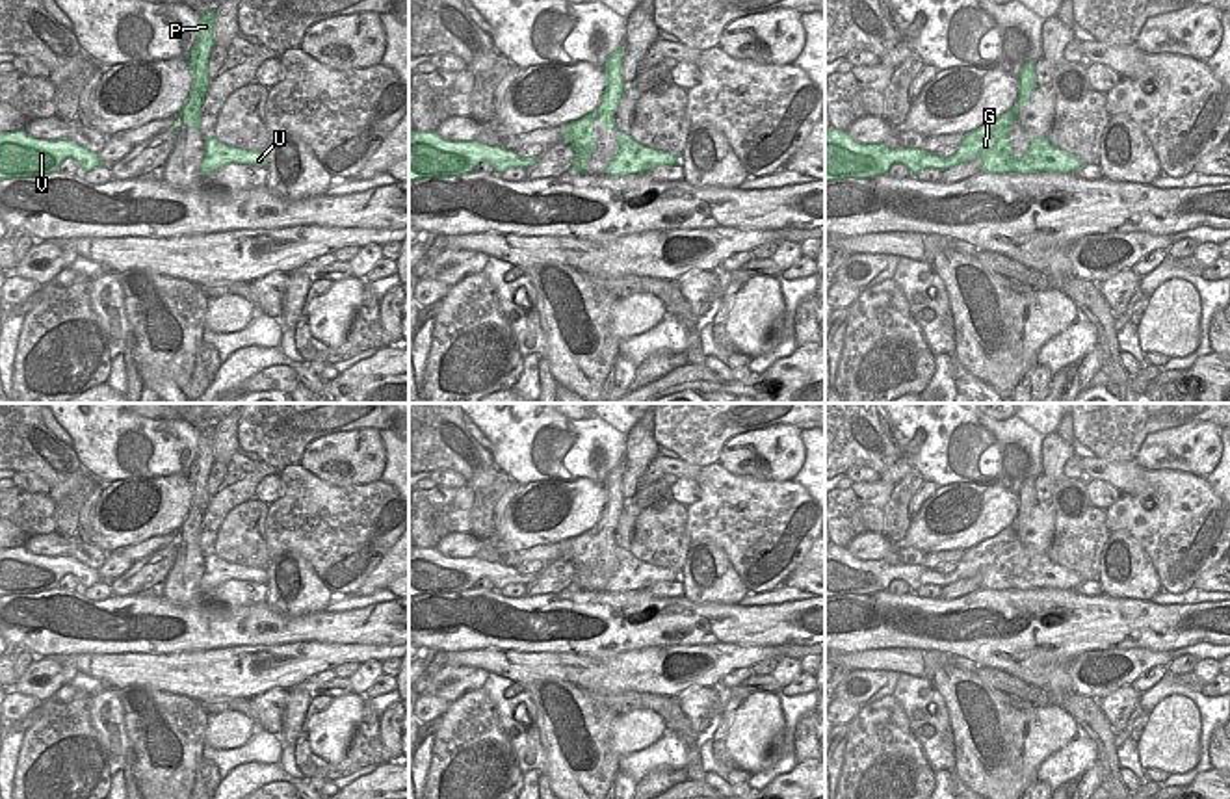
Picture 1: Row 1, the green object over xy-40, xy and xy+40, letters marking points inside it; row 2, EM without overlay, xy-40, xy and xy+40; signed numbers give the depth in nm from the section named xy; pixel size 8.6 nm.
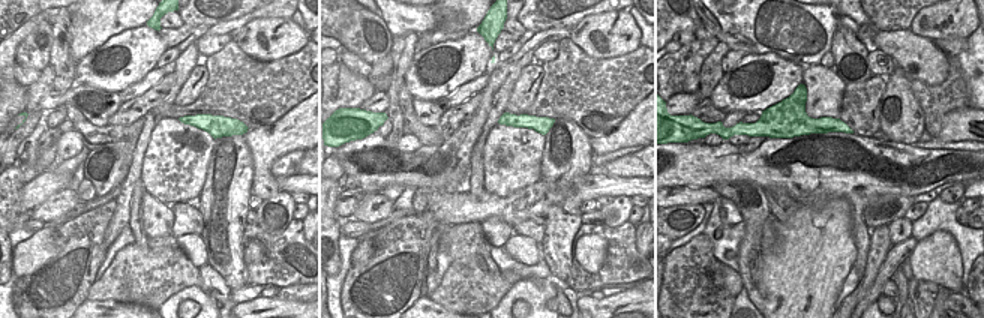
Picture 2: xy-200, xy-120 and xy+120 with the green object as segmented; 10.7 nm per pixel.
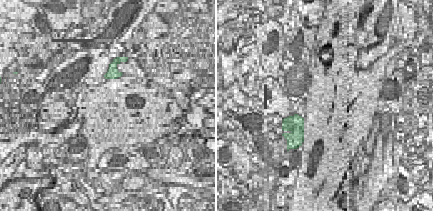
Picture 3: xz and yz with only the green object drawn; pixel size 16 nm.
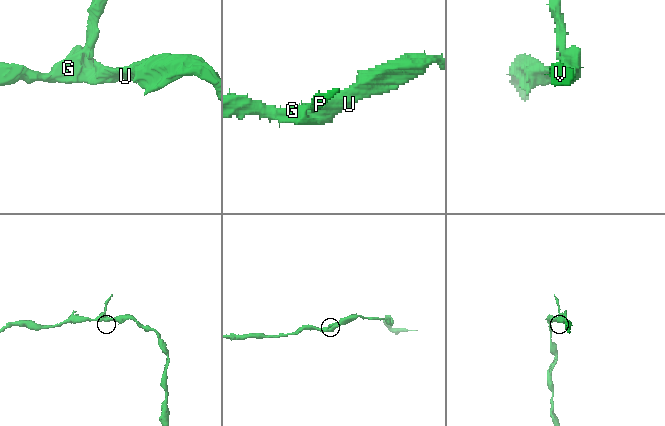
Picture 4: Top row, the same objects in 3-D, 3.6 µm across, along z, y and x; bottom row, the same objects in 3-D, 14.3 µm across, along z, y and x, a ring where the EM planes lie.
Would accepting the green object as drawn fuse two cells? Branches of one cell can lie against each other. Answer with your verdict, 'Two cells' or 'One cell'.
One cell.

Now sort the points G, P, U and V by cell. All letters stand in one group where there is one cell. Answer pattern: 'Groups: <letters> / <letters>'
Groups: G P U V.

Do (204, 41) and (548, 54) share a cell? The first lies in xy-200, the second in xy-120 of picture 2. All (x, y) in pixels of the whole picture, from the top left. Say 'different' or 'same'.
same

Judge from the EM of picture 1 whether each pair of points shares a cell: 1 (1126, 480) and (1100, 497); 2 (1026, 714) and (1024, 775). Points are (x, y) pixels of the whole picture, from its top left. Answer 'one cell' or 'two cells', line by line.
1: two cells
2: one cell

